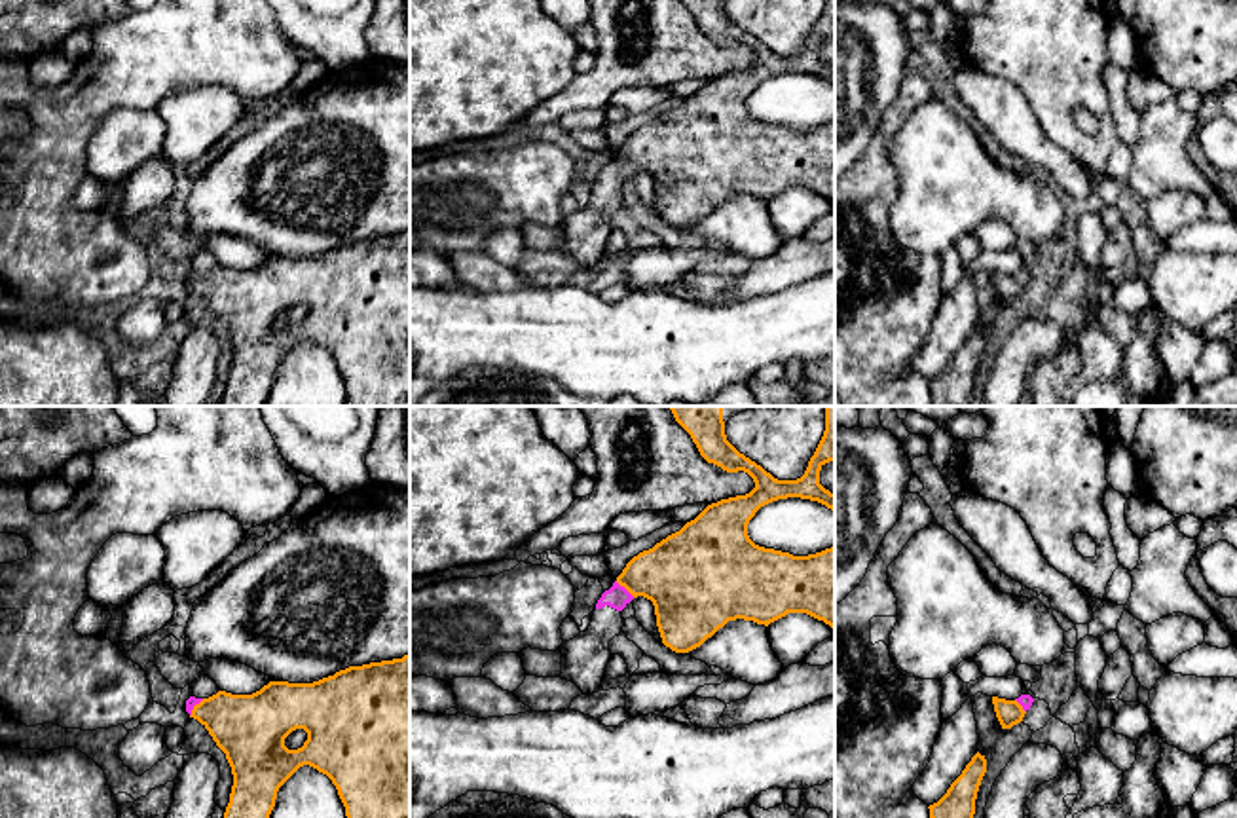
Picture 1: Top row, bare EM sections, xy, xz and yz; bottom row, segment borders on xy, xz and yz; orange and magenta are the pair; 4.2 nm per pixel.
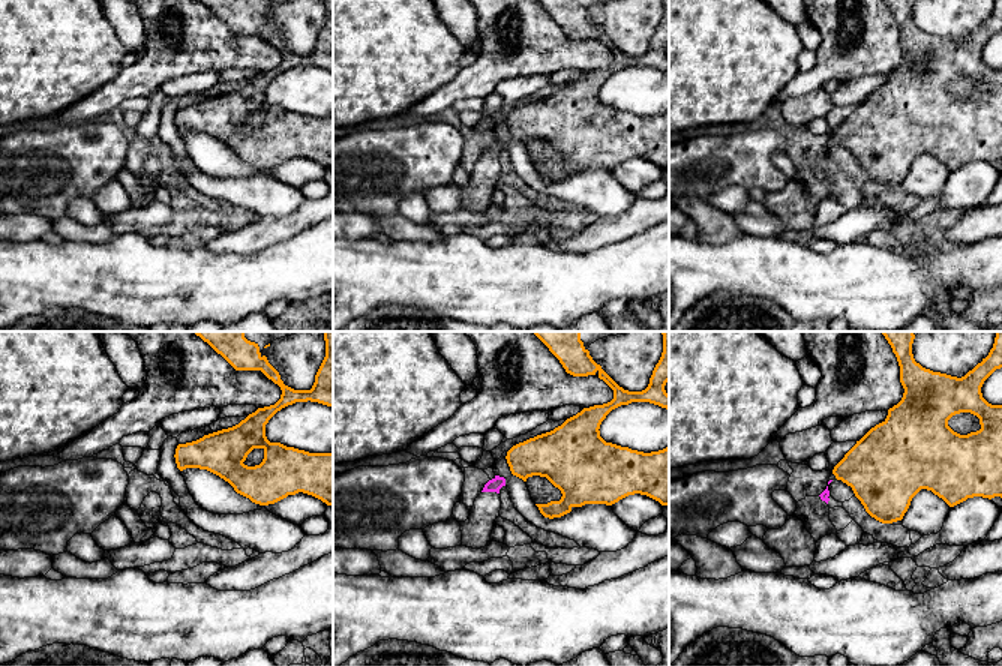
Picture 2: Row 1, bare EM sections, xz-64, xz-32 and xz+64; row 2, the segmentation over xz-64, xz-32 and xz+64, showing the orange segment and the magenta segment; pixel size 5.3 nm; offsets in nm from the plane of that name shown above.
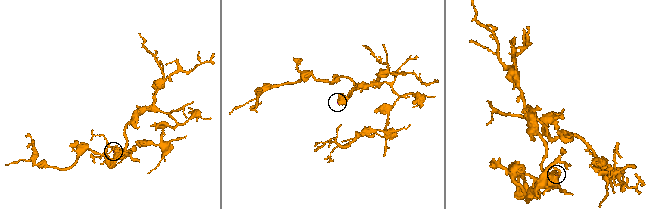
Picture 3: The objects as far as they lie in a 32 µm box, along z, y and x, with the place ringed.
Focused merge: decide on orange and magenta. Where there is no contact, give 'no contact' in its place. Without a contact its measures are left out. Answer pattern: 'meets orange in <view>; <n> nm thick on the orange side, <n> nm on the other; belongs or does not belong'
meets orange in xz; 340 nm thick on the orange side, 100 nm on the other; belongs

